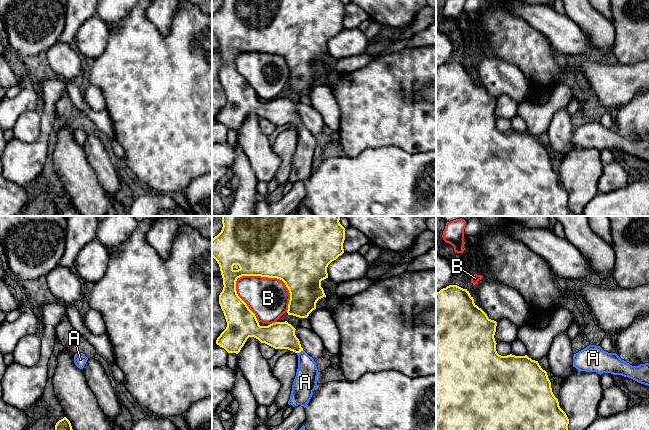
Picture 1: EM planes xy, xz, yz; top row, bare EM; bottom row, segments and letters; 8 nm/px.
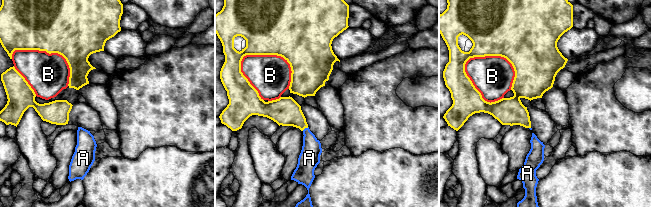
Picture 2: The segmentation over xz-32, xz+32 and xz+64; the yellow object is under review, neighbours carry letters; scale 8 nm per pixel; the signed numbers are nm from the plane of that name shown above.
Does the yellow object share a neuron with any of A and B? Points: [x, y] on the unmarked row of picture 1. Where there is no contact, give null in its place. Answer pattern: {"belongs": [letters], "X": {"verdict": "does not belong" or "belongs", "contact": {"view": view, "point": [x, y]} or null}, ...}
{"belongs": ["A"], "A": {"verdict": "belongs", "contact": {"view": "xz", "point": [300, 127]}}, "B": {"verdict": "does not belong", "contact": {"view": "xz", "point": [274, 53]}}}

